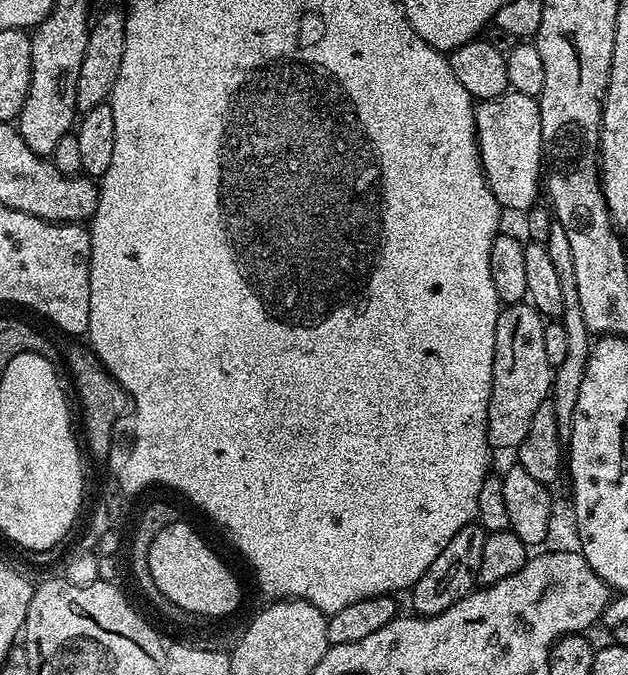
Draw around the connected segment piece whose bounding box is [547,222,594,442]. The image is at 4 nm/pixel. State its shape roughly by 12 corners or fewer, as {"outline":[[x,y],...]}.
{"outline":[[566,230],[547,245],[562,286],[566,359],[554,369],[550,402],[558,438],[572,436],[574,406],[594,340],[582,318]]}

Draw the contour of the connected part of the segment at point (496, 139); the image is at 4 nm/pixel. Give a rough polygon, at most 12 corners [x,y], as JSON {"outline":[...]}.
{"outline":[[535,96],[476,104],[476,145],[501,209],[542,192]]}

